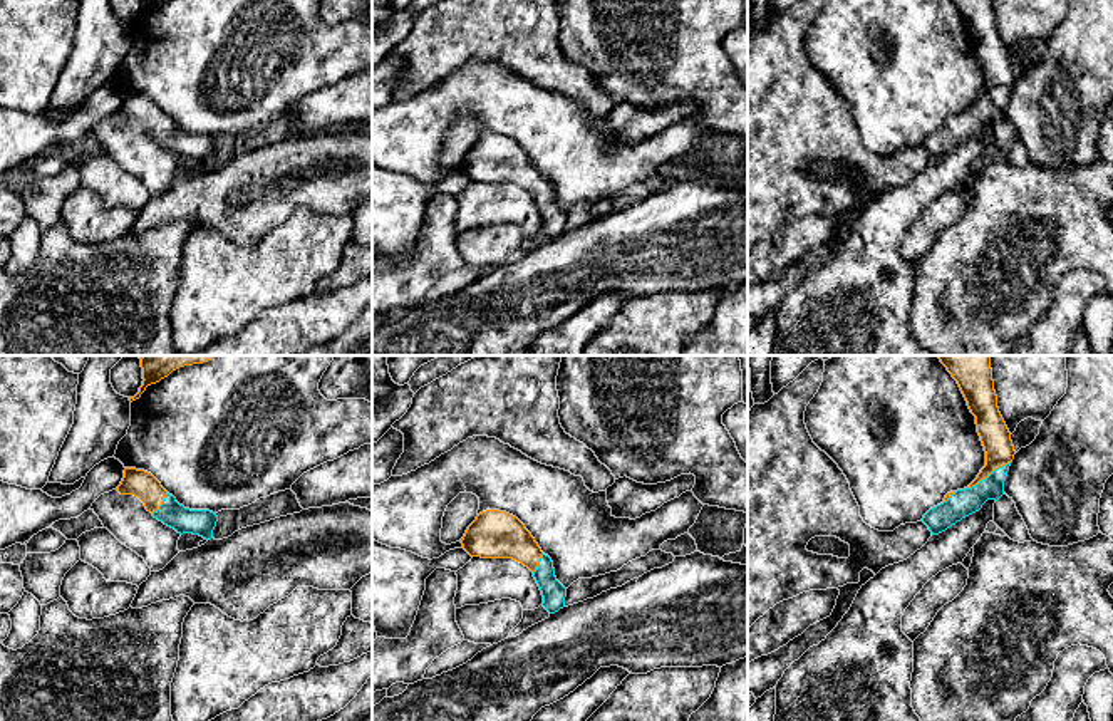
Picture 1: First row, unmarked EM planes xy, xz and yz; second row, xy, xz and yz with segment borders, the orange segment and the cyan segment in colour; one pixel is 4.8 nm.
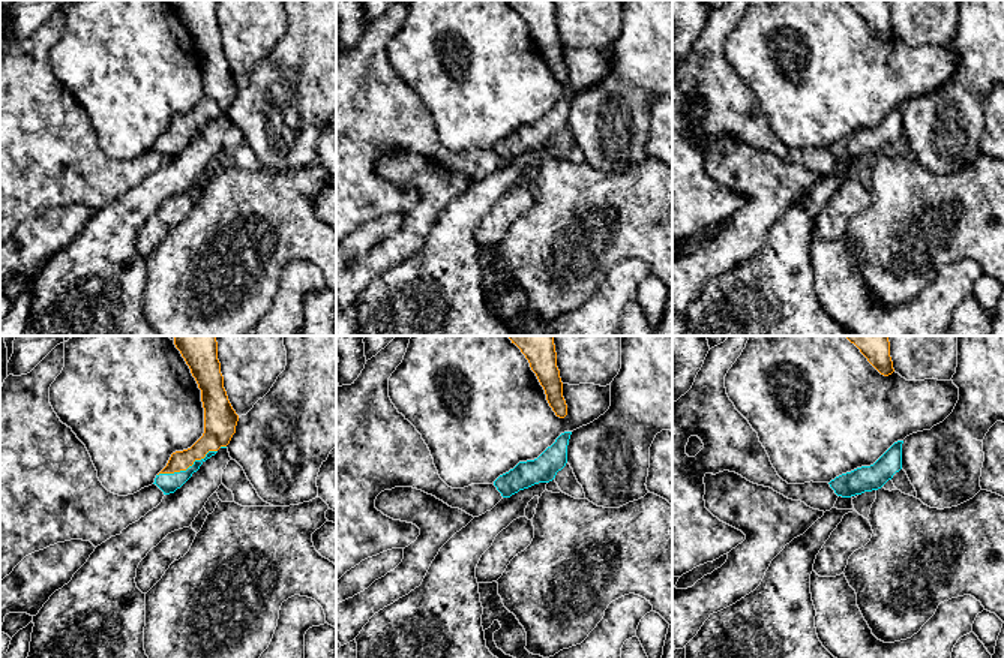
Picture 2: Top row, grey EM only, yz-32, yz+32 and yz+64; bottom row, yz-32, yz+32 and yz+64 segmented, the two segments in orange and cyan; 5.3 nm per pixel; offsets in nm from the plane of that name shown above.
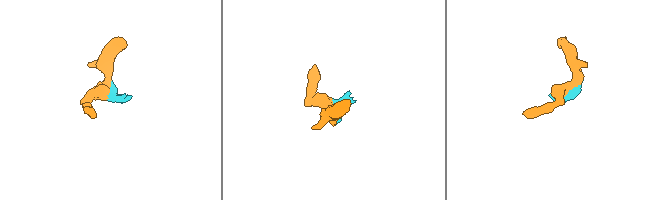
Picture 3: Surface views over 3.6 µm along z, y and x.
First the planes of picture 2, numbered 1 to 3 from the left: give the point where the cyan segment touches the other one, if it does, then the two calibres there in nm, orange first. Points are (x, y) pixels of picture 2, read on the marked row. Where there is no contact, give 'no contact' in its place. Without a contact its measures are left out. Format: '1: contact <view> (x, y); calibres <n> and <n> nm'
1: contact yz-32 (186, 468); calibres 150 and 110 nm
2: no contact
3: no contact

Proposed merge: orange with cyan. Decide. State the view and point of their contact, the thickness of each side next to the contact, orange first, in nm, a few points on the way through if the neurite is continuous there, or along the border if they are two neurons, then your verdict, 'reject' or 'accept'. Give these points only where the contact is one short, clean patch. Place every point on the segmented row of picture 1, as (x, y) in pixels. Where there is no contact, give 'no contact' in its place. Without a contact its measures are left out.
contact yz (986, 477); calibres 140 and 130 nm; accept

